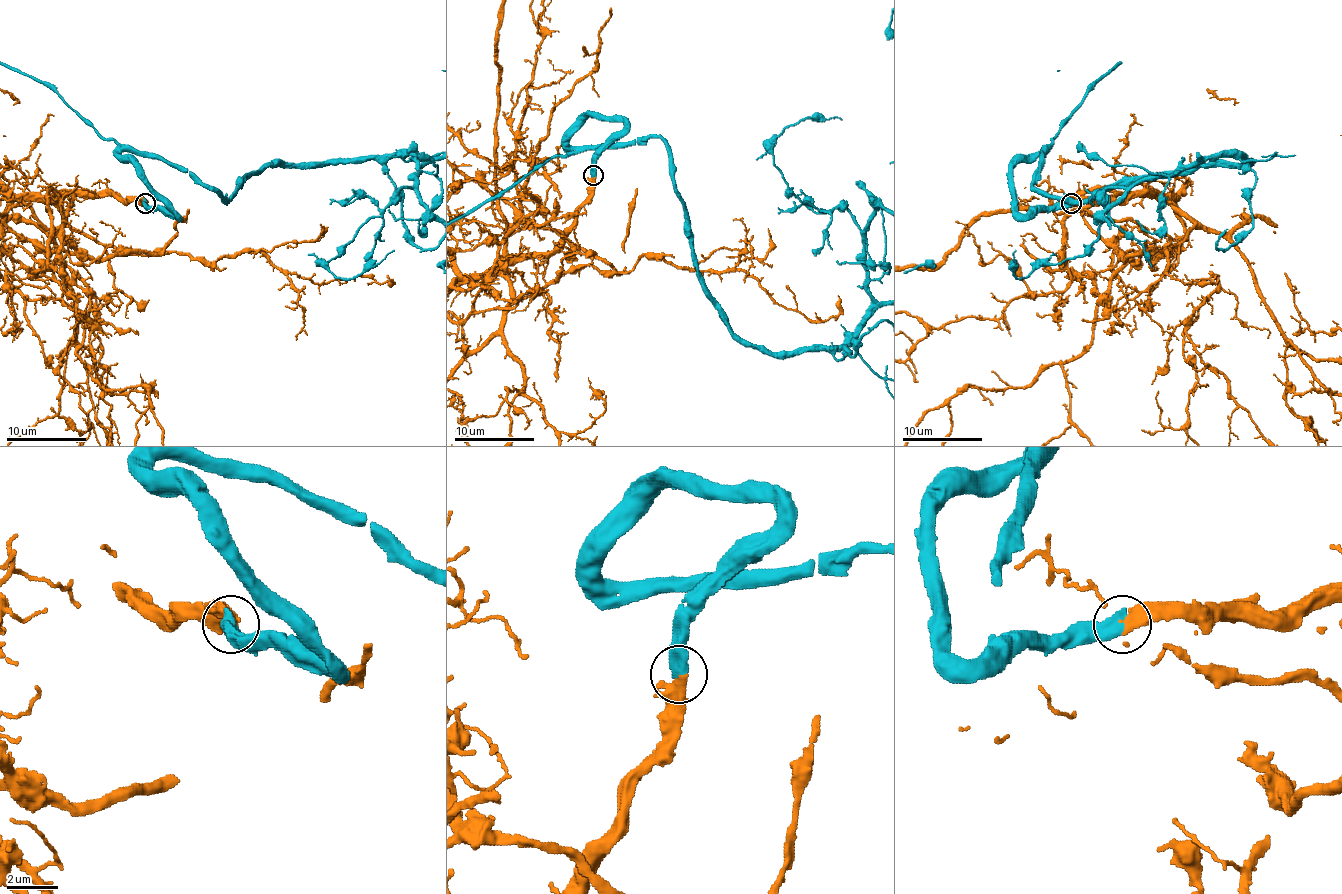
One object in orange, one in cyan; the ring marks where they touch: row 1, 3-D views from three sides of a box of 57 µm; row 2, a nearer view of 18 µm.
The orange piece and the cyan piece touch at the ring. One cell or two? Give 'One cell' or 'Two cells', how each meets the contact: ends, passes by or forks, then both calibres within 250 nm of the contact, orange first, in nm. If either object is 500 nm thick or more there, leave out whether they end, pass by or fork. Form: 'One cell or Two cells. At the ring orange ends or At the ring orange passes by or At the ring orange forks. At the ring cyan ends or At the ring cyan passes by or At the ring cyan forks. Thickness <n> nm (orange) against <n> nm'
One cell. Thickness 360 nm (orange) against 600 nm

